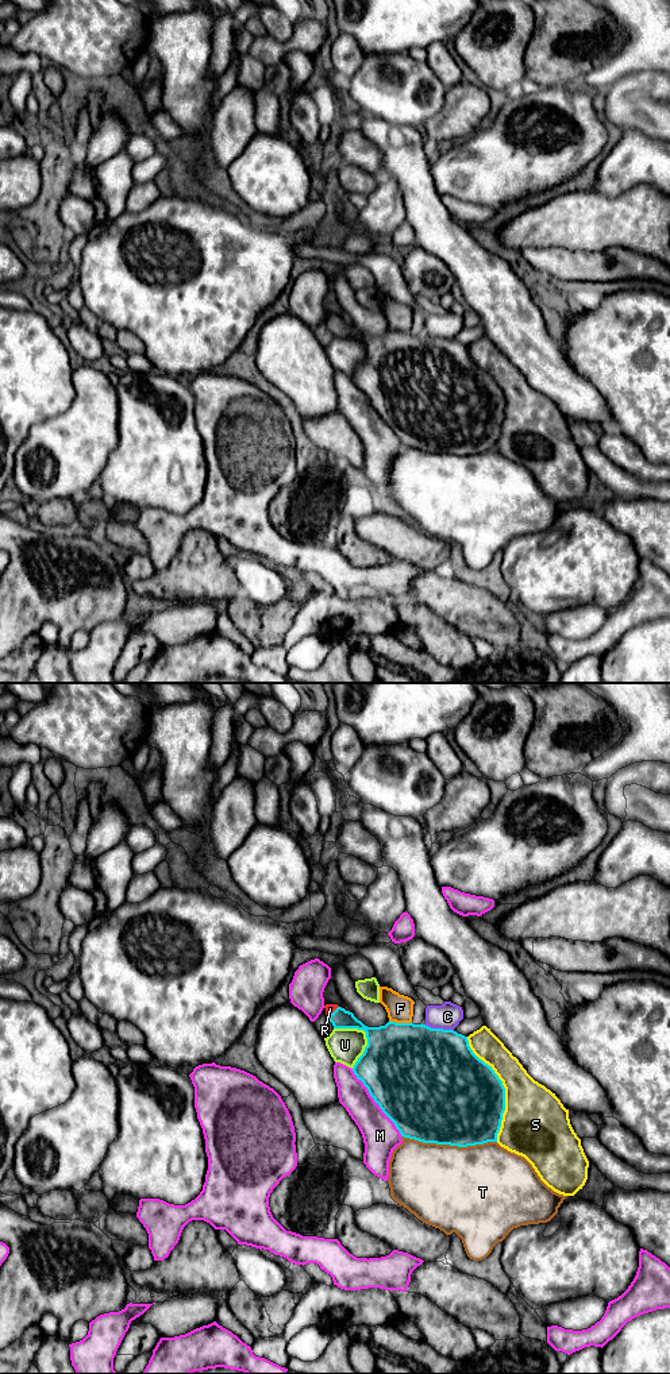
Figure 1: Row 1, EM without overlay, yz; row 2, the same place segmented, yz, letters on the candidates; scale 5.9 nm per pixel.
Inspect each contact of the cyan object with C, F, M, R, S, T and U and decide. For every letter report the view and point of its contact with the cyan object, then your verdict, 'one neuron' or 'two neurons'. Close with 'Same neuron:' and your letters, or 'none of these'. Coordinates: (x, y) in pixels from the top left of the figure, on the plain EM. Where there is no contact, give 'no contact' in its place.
C: contact yz (439, 338); two neurons
F: contact yz (400, 332); two neurons
M: contact yz (376, 410); two neurons
R: contact yz (334, 320); one neuron
S: contact yz (504, 397); two neurons
T: contact yz (449, 452); two neurons
U: contact yz (366, 344); two neurons
Same neuron: R

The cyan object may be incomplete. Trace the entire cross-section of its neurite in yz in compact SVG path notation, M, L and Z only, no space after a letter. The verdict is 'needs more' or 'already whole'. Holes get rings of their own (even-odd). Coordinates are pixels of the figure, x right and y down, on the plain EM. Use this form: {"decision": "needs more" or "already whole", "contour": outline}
{"decision": "needs more", "contour": "M326 313L324 317L334 337L366 341L367 355L353 381L401 445L458 456L497 451L505 420L505 397L492 375L473 362L467 346L423 332L389 329L385 335L367 336L338 313Z"}

